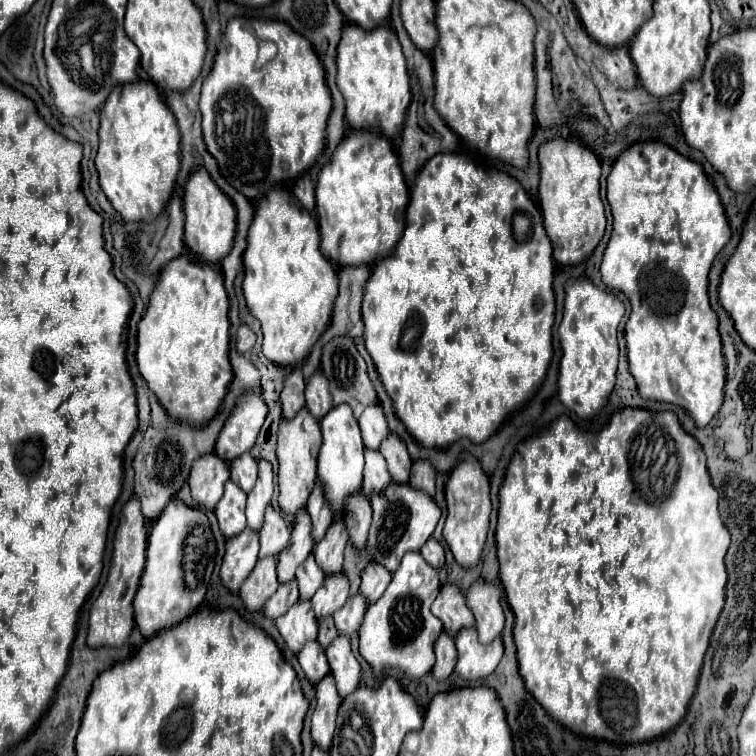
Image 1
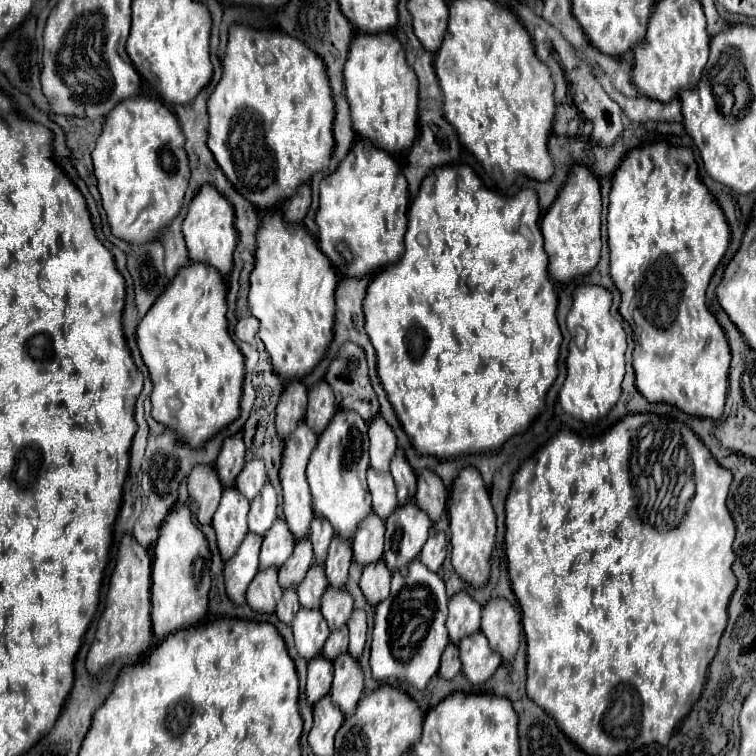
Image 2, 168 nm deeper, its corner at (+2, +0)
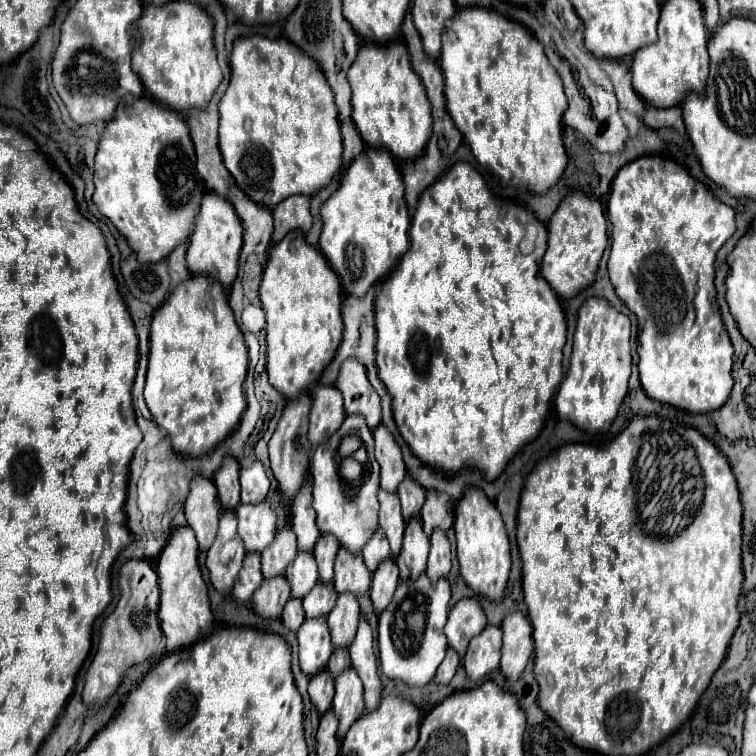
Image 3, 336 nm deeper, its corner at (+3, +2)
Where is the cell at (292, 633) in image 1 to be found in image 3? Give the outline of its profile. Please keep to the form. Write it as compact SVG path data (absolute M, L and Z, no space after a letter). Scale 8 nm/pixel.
M305 618L301 628L297 630L299 640L299 664L307 676L317 674L327 666L327 660L333 652L333 644L329 638L329 628L325 618Z

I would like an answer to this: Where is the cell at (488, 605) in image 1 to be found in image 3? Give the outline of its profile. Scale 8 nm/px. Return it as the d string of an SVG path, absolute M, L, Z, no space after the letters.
M509 612L501 622L501 632L501 672L505 678L517 680L533 652L533 628L525 612Z

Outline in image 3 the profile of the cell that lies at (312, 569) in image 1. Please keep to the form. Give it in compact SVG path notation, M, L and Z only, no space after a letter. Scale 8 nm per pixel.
M317 582L313 586L313 590L303 598L303 610L307 614L307 618L315 618L315 616L327 616L329 610L335 606L335 586L333 582Z

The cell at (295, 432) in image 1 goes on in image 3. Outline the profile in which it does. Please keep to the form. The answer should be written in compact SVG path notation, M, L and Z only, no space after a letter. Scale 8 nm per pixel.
M307 476L301 490L297 492L297 496L291 502L291 528L297 534L297 548L307 550L307 552L313 550L313 546L319 538L311 492L313 492L313 484L311 484L311 478Z

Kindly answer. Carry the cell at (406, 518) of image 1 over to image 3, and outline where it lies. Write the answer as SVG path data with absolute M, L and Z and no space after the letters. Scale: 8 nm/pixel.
M407 522L403 534L403 546L397 556L399 576L401 578L417 578L425 572L425 562L429 554L429 536L423 532L421 522Z

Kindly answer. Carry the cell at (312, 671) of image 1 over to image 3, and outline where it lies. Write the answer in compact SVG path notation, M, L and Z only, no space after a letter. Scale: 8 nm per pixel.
M321 670L321 674L315 674L313 678L309 678L309 698L311 704L319 710L319 714L327 712L331 708L331 700L333 700L333 676L329 674L329 670Z

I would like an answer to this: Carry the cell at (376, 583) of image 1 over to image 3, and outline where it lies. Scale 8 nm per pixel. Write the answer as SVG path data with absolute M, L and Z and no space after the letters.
M387 558L385 562L381 562L381 566L377 566L377 570L373 572L373 578L371 578L369 594L371 594L371 602L373 602L373 608L377 614L383 612L387 608L387 604L391 602L397 582L399 582L397 564L393 558Z

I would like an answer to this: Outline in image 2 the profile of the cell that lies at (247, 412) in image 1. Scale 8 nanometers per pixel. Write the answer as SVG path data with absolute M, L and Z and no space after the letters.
M242 434L230 436L222 444L220 456L216 460L216 472L218 472L218 478L220 478L222 486L226 486L226 488L232 488L234 486L236 476L238 476L238 472L244 466L244 450L246 448L244 448Z

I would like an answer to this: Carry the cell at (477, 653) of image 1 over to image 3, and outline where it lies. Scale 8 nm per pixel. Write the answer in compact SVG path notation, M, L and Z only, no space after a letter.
M487 626L479 636L469 642L467 654L463 656L463 666L471 680L481 680L489 672L499 668L501 658L501 630L497 626Z

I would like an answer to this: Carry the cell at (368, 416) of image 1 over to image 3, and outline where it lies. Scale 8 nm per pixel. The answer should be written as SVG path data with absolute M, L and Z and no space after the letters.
M379 424L377 430L373 430L373 438L375 438L375 458L381 466L381 488L395 492L405 476L401 450L383 424Z

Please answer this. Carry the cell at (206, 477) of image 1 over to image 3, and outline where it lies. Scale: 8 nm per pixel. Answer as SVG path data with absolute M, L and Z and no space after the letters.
M197 474L191 482L191 492L185 502L187 524L197 536L199 550L207 552L217 534L217 516L221 514L221 502L217 498L215 482Z

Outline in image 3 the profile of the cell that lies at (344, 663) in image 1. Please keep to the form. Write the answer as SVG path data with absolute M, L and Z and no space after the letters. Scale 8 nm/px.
M353 668L343 670L335 678L335 698L333 698L333 712L339 716L339 738L343 738L349 726L365 712L363 702L363 686Z

